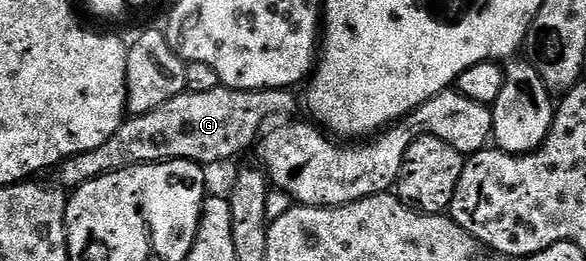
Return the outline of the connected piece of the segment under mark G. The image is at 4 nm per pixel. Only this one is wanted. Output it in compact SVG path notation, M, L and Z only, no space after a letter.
M222 85L210 88L210 92L175 94L166 104L150 108L150 112L125 117L118 132L98 148L64 159L55 171L55 181L61 187L75 188L113 170L145 162L167 162L169 158L199 162L211 168L215 162L242 153L248 145L249 149L273 120L291 119L296 110L292 94L295 93L291 89L231 90Z

